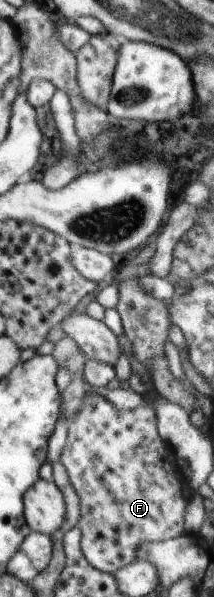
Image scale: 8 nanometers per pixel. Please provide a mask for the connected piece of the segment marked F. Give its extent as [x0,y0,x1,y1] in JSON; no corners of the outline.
[60,391,187,575]

